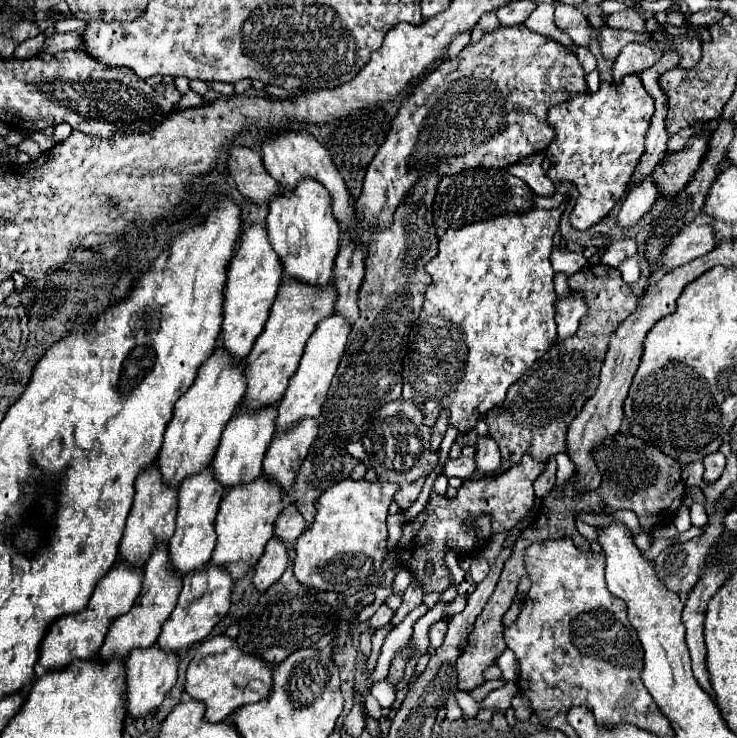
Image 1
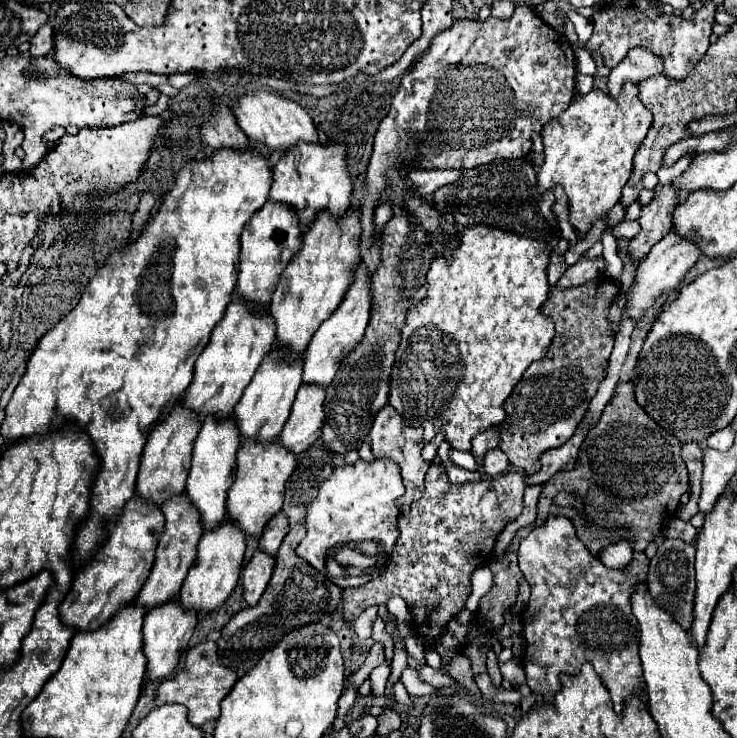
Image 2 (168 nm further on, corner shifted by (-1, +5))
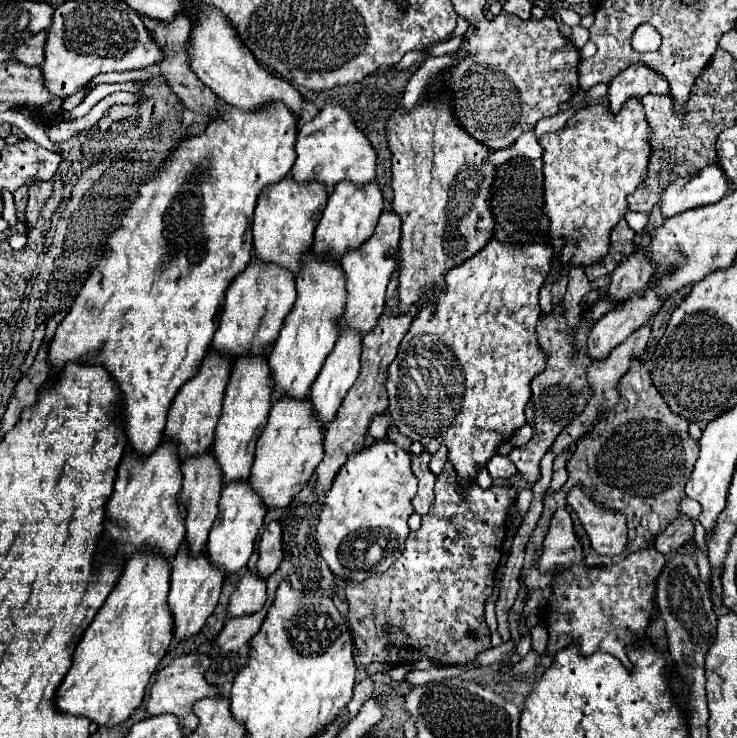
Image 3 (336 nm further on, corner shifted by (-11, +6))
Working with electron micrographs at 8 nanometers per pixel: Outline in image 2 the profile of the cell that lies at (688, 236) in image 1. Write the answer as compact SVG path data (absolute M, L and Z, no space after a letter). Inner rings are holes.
M673 230L665 238L661 238L651 248L647 258L643 262L639 262L639 266L635 270L635 280L633 280L633 286L631 286L631 290L627 294L625 314L633 322L639 322L661 294L665 294L667 290L679 290L683 280L685 280L685 274L691 270L691 266L701 256L701 254L697 254L697 250L699 248L693 242L681 242L681 238L677 238L677 234L673 234Z

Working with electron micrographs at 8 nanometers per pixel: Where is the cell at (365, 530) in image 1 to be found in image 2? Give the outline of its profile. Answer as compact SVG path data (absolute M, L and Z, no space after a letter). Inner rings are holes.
M375 458L373 462L357 460L355 464L337 466L333 474L319 486L319 494L307 510L307 534L297 546L297 554L305 558L315 570L325 572L327 560L339 548L351 548L375 558L375 568L385 570L391 562L391 552L397 542L399 510L395 500L405 494L399 466L389 458Z

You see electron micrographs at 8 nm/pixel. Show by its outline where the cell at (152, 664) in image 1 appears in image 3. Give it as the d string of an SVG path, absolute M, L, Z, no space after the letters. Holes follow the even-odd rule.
M183 543L175 559L171 561L171 589L169 589L169 611L173 615L173 639L177 643L183 643L191 639L195 633L199 633L207 621L209 615L213 615L221 585L223 585L223 571L215 569L205 555L201 557L187 557L187 545Z

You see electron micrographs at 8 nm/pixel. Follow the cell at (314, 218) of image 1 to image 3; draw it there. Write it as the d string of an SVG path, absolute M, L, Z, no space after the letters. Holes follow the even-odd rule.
M325 105L313 121L303 125L297 135L295 151L297 159L291 169L291 177L301 185L317 181L327 189L333 189L339 181L351 181L363 187L375 179L377 155L367 137L355 127L349 113L341 105Z

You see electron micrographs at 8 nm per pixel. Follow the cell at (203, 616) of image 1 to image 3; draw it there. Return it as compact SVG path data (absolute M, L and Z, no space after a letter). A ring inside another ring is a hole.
M247 481L227 485L221 491L219 515L211 527L209 541L207 541L207 559L211 561L211 565L219 567L225 575L233 575L239 569L243 569L247 565L249 557L253 555L255 539L257 539L259 527L263 525L265 513L267 513L267 507L263 505L261 497L257 497L257 493L251 491Z

